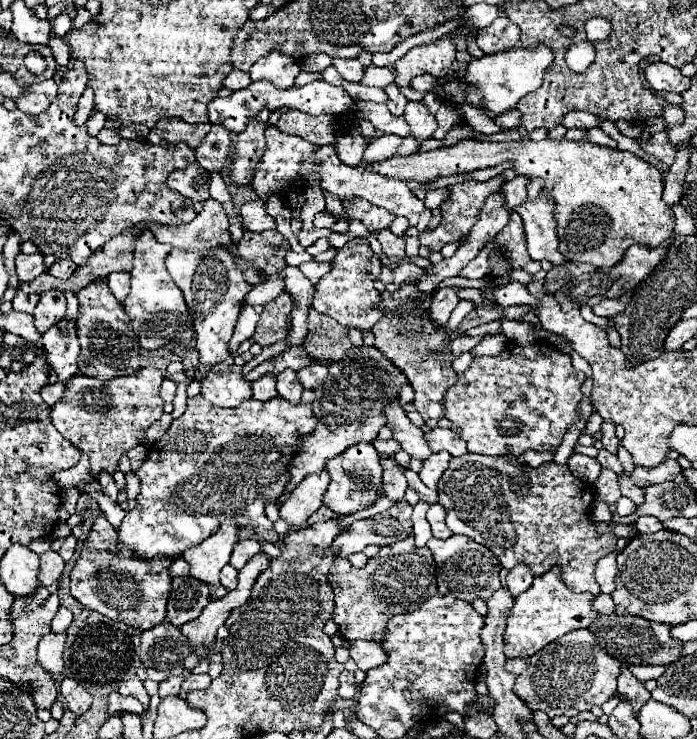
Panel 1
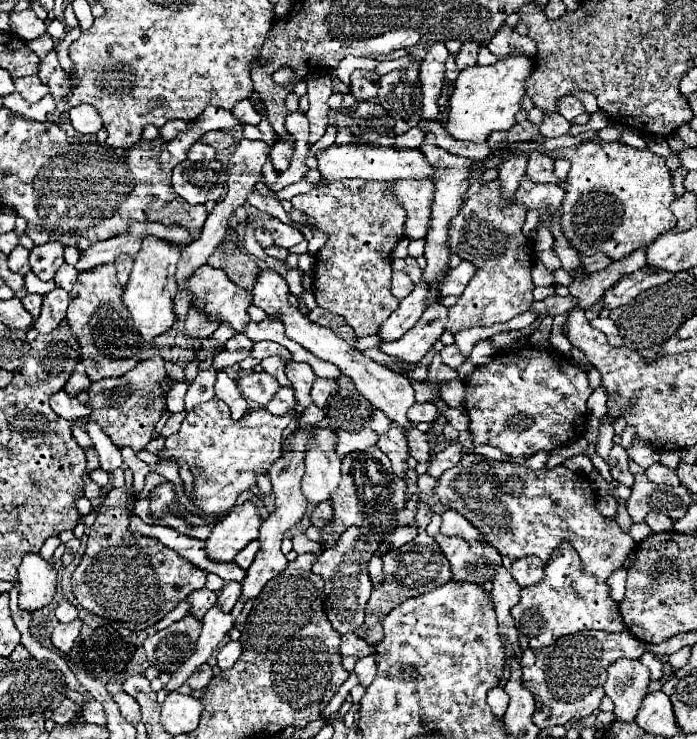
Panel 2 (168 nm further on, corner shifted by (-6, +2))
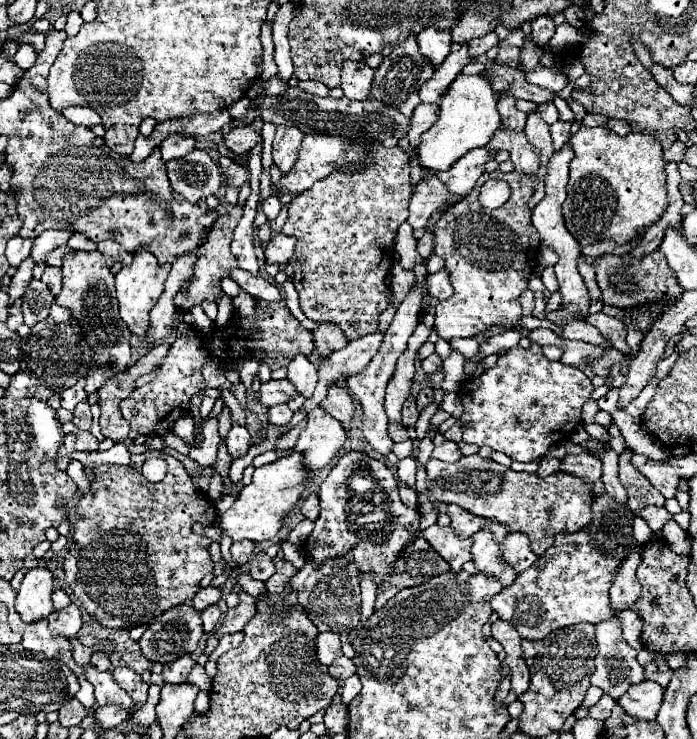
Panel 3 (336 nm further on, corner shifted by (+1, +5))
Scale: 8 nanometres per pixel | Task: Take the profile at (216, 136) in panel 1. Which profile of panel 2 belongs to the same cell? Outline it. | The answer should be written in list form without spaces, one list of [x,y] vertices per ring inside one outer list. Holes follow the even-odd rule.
[[[195,142],[195,144],[191,146],[189,154],[187,154],[187,158],[193,160],[193,162],[199,162],[199,160],[213,160],[215,156],[217,156],[215,148],[211,148],[211,146],[207,146],[207,144],[201,144],[201,142]]]

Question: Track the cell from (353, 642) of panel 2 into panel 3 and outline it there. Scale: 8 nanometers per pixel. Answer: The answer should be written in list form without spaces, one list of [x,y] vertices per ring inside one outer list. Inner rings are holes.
[[[318,633],[316,637],[316,657],[322,665],[332,665],[336,657],[342,655],[338,633]]]

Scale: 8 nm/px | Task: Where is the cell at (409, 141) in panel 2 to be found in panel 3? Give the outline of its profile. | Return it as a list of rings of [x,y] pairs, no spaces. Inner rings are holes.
[[[420,103],[412,115],[412,125],[410,125],[410,131],[408,131],[408,141],[412,147],[418,147],[420,143],[420,135],[424,131],[428,131],[436,119],[438,119],[438,113],[440,113],[440,107],[436,103],[428,105],[428,103]]]

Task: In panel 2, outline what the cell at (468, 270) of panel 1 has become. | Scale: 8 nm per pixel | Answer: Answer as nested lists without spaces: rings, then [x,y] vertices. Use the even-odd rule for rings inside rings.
[[[463,260],[457,268],[453,268],[449,274],[447,274],[447,282],[443,284],[441,288],[441,296],[449,296],[449,294],[463,294],[463,290],[467,288],[467,284],[471,282],[471,278],[477,274],[477,266]]]

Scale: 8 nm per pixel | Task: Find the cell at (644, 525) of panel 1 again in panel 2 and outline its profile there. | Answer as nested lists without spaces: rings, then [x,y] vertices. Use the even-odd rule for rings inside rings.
[[[651,512],[651,514],[647,514],[645,524],[647,524],[653,532],[671,532],[671,530],[673,530],[673,522],[671,522],[671,518],[667,518],[665,514],[655,514],[655,512]]]

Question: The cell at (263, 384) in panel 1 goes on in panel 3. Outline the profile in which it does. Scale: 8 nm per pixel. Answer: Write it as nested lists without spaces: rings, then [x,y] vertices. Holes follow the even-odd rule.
[[[286,403],[274,405],[274,407],[268,409],[268,417],[270,417],[270,423],[272,423],[272,425],[288,425],[290,419],[292,419],[292,415],[294,415],[294,413],[290,411],[290,407],[288,407]]]

